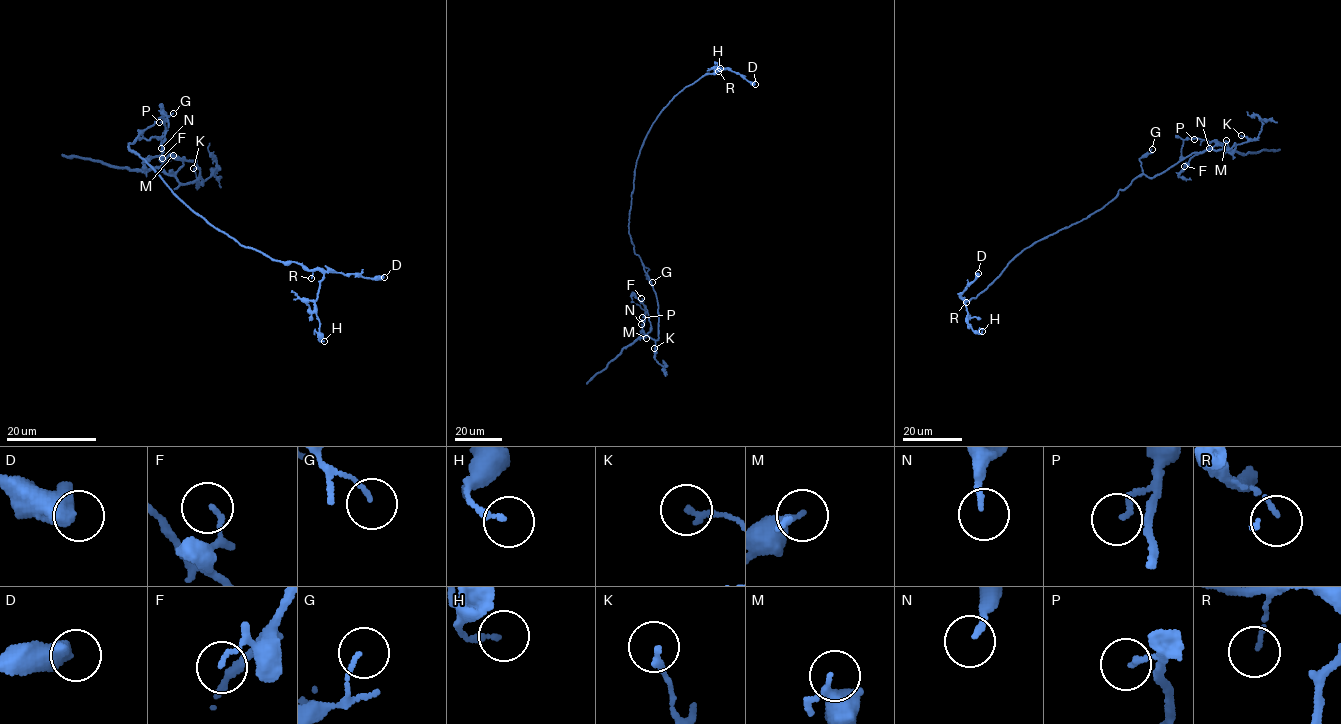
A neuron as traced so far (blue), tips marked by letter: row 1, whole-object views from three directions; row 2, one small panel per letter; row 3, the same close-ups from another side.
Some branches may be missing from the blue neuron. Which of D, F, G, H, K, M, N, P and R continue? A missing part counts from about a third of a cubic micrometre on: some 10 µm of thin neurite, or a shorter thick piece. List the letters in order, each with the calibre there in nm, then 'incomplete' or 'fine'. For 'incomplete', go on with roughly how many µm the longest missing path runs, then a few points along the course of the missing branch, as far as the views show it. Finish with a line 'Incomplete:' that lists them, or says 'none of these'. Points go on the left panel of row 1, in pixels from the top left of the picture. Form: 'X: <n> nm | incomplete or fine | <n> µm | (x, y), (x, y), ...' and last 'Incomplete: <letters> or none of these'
D: 650 nm | fine
F: 120 nm | fine
G: 100 nm | fine
H: 170 nm | fine
K: 170 nm | fine
M: 180 nm | fine
N: 150 nm | fine
P: 140 nm | fine
R: 90 nm | fine
Incomplete: none of these

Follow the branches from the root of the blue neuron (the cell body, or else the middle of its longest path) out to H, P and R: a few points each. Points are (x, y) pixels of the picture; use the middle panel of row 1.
H: (630, 209), (636, 161), (652, 123), (684, 88), (705, 74), (725, 69), (718, 63), (720, 68)
P: (630, 209), (629, 233), (634, 252), (658, 303), (657, 340), (646, 335), (639, 338), (642, 317)
R: (630, 209), (636, 161), (652, 123), (684, 88), (705, 74), (718, 71)

